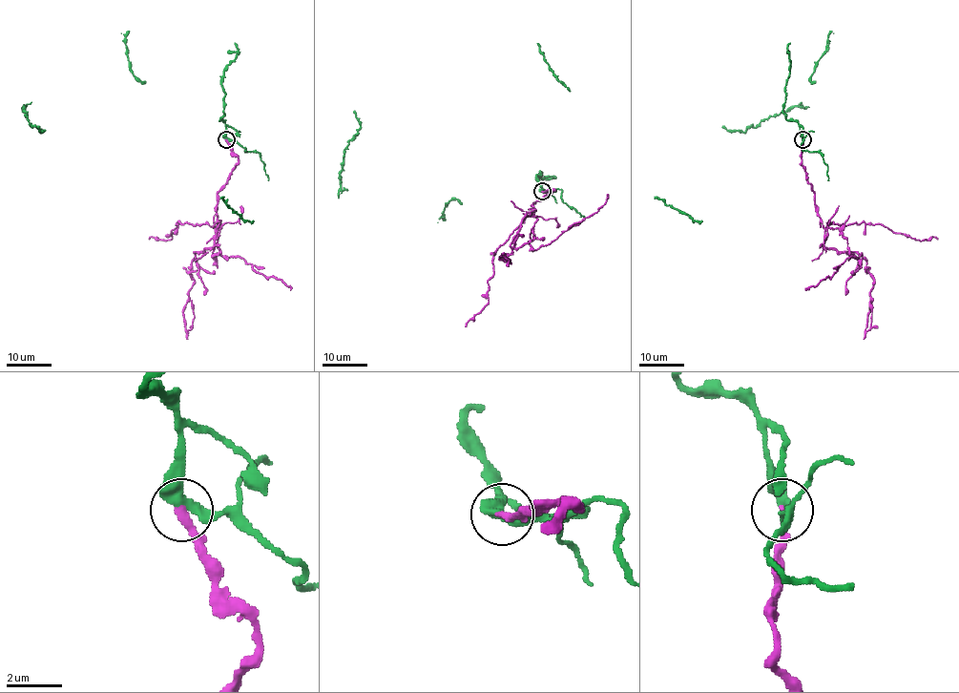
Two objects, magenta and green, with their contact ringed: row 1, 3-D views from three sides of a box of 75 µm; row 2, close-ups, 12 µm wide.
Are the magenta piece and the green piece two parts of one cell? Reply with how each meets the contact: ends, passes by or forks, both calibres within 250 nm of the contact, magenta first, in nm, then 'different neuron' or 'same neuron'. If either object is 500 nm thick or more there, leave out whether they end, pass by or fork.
magenta ends there; green passes by; 280 nm thick on the magenta side, 380 nm on the other; different neuron

